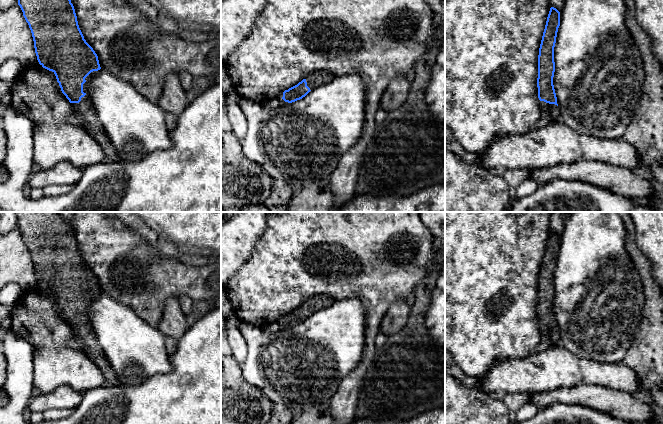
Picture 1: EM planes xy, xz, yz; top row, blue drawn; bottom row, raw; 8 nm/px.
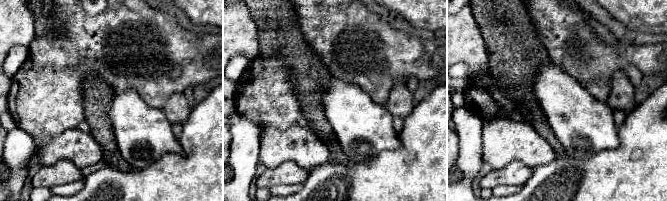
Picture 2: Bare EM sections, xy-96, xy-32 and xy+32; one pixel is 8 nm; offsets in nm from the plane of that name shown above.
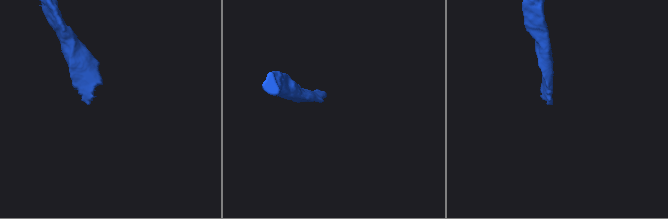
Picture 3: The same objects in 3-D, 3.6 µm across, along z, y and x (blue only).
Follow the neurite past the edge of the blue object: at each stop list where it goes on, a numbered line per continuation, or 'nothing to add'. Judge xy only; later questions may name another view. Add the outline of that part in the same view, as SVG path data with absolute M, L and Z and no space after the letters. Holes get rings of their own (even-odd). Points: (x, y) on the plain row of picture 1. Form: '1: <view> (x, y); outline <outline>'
1: xy (84, 335); outline M97 295L91 296L86 302L86 306L83 308L83 316L86 318L81 322L79 327L71 327L74 340L78 343L79 348L87 355L87 357L95 363L102 371L106 385L119 385L121 382L117 378L117 375L109 361L107 360L103 349L101 348L95 332L92 328L91 322L88 318L89 308Z

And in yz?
1: yz (548, 335); outline M539 324L541 342L547 343L551 347L559 346L560 337L559 332L555 328L549 328Z

